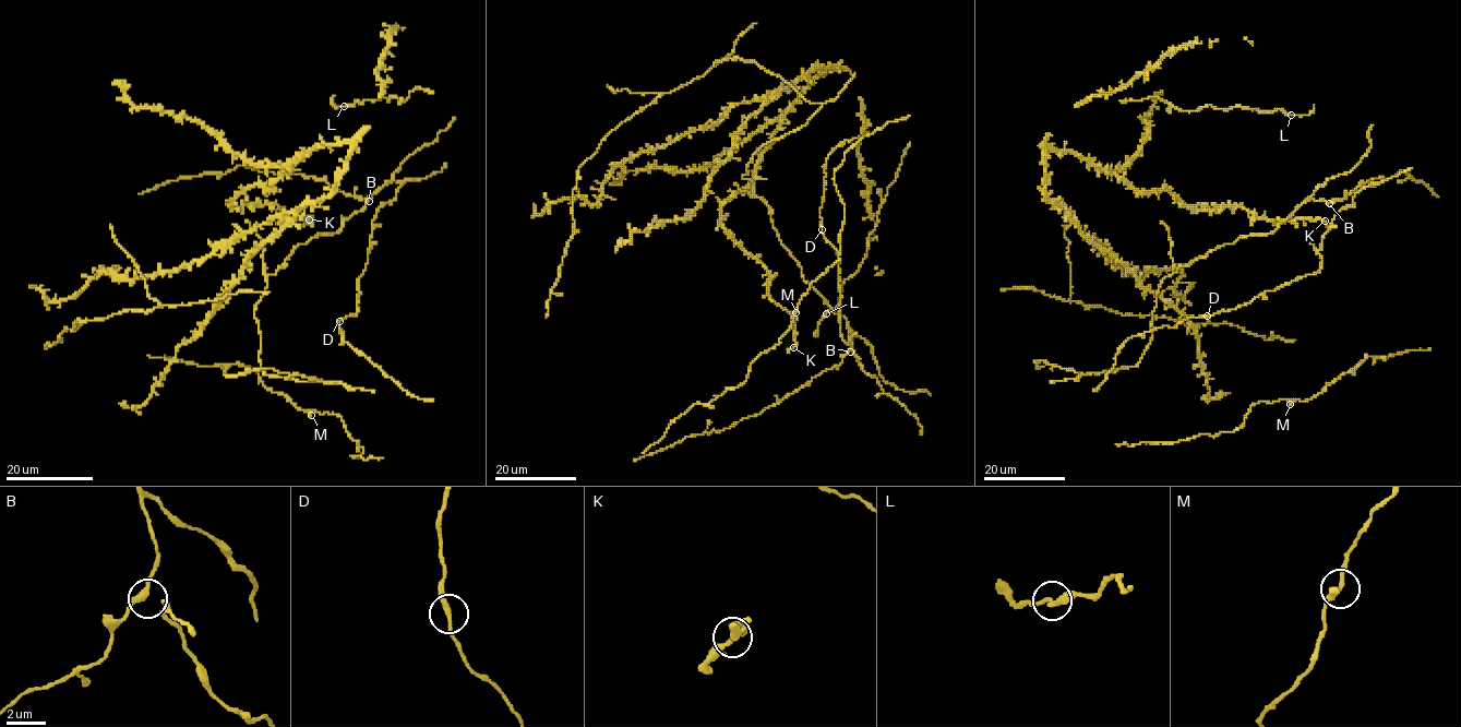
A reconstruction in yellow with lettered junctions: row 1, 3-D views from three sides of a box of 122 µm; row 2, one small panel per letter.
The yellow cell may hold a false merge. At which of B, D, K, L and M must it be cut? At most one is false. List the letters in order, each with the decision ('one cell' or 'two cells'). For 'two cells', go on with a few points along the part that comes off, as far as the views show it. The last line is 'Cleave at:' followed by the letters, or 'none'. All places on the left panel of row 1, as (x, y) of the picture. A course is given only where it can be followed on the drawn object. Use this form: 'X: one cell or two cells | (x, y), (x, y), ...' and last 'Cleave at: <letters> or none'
B: one cell
D: one cell
K: one cell
L: one cell
M: one cell
Cleave at: none

